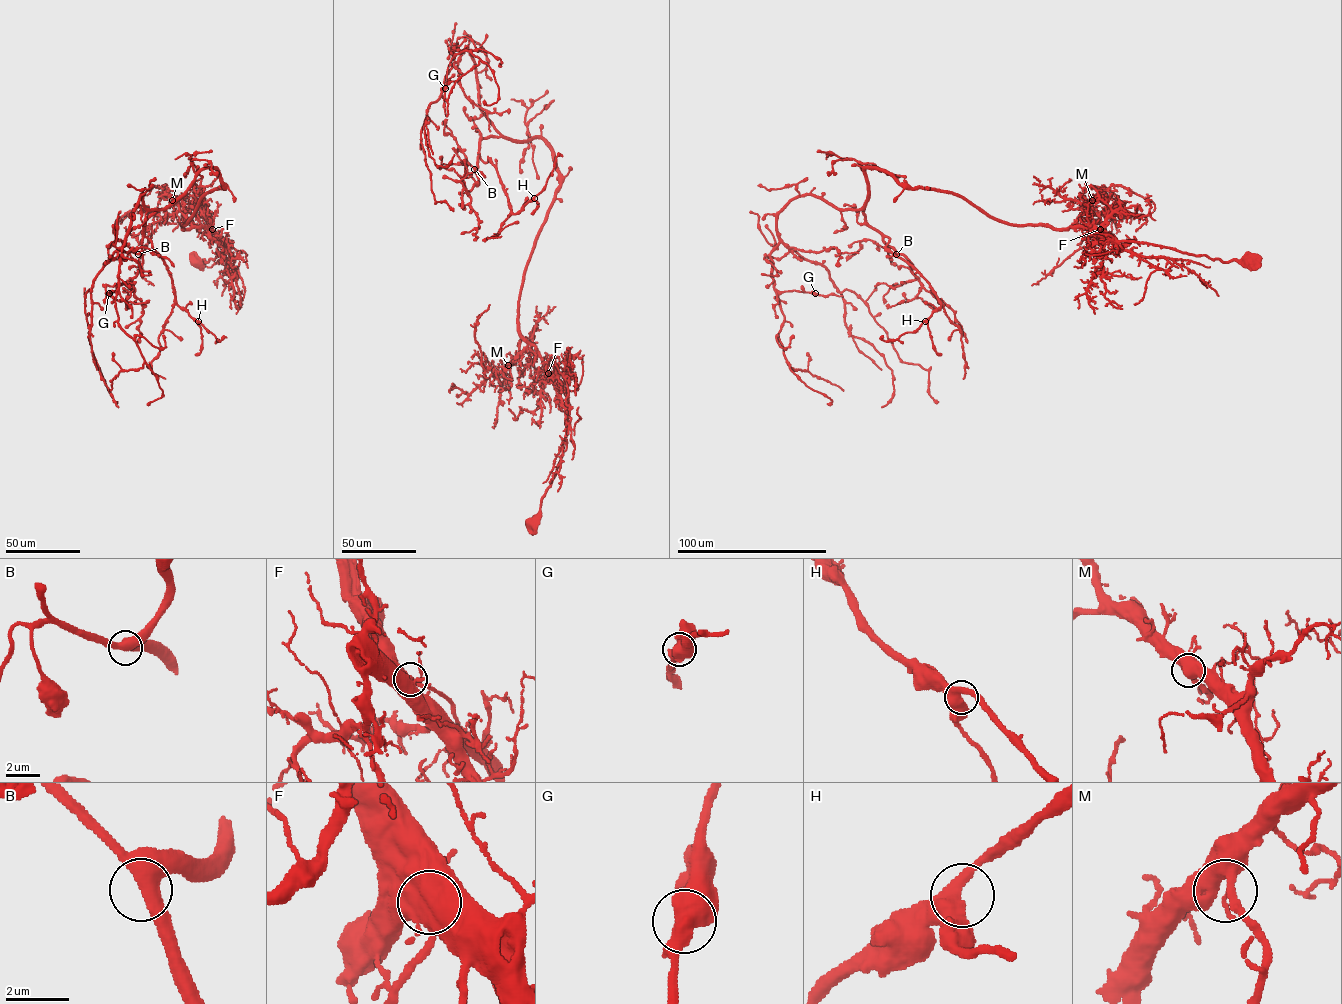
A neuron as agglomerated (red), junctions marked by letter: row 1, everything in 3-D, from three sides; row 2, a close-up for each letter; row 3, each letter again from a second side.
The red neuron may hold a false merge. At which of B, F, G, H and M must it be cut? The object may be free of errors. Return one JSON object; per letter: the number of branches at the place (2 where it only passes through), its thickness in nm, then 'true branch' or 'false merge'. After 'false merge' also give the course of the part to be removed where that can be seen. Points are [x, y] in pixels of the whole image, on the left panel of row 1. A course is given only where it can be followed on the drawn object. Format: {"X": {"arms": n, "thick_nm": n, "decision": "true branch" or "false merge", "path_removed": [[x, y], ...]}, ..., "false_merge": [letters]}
{"B": {"arms": 3, "thick_nm": 440, "decision": "true branch"}, "F": {"arms": 4, "thick_nm": 480, "decision": "true branch"}, "G": {"arms": 3, "thick_nm": 600, "decision": "true branch"}, "H": {"arms": 3, "thick_nm": 480, "decision": "true branch"}, "M": {"arms": 3, "thick_nm": 320, "decision": "true branch"}, "false_merge": []}

